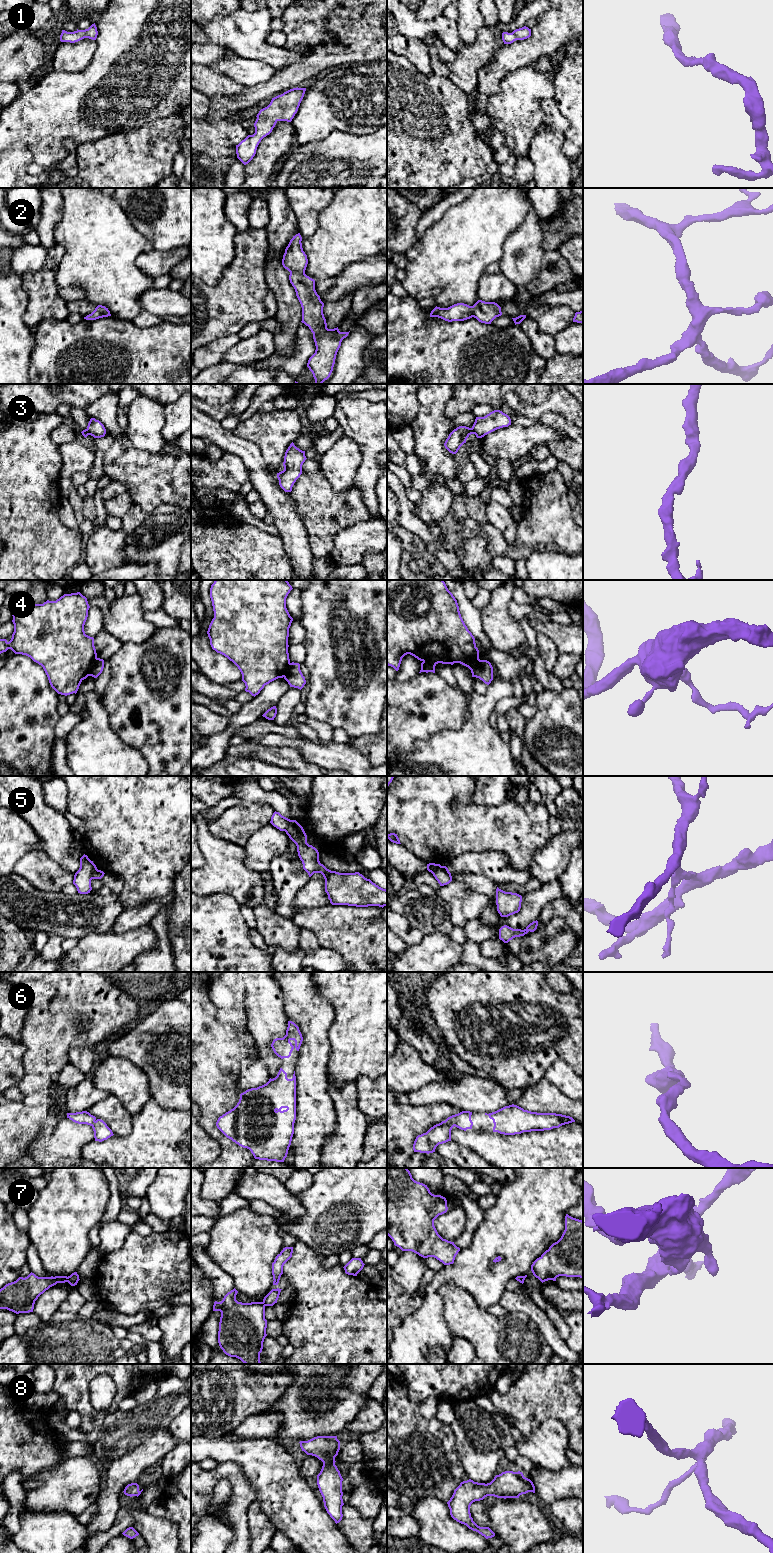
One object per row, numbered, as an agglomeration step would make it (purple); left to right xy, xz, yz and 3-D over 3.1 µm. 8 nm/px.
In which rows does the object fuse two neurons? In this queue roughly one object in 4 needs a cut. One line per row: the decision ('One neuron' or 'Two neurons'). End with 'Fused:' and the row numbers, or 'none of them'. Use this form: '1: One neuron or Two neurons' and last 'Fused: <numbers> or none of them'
1: One neuron
2: One neuron
3: One neuron
4: Two neurons
5: Two neurons
6: One neuron
7: Two neurons
8: One neuron
Fused: 4, 5, 7

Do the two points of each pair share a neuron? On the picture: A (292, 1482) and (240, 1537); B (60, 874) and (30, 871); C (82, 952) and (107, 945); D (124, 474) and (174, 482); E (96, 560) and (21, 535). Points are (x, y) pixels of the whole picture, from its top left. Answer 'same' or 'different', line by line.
A: different
B: same
C: same
D: same
E: different

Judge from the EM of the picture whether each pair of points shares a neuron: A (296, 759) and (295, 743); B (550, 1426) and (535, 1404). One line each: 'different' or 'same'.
A: different
B: different

